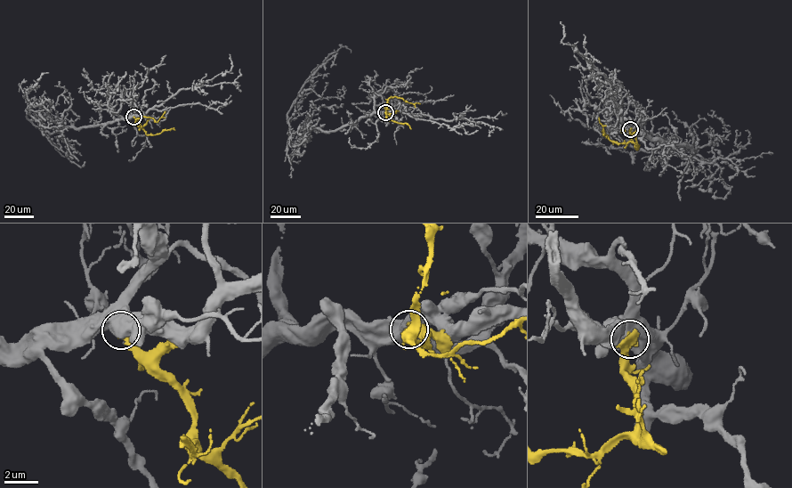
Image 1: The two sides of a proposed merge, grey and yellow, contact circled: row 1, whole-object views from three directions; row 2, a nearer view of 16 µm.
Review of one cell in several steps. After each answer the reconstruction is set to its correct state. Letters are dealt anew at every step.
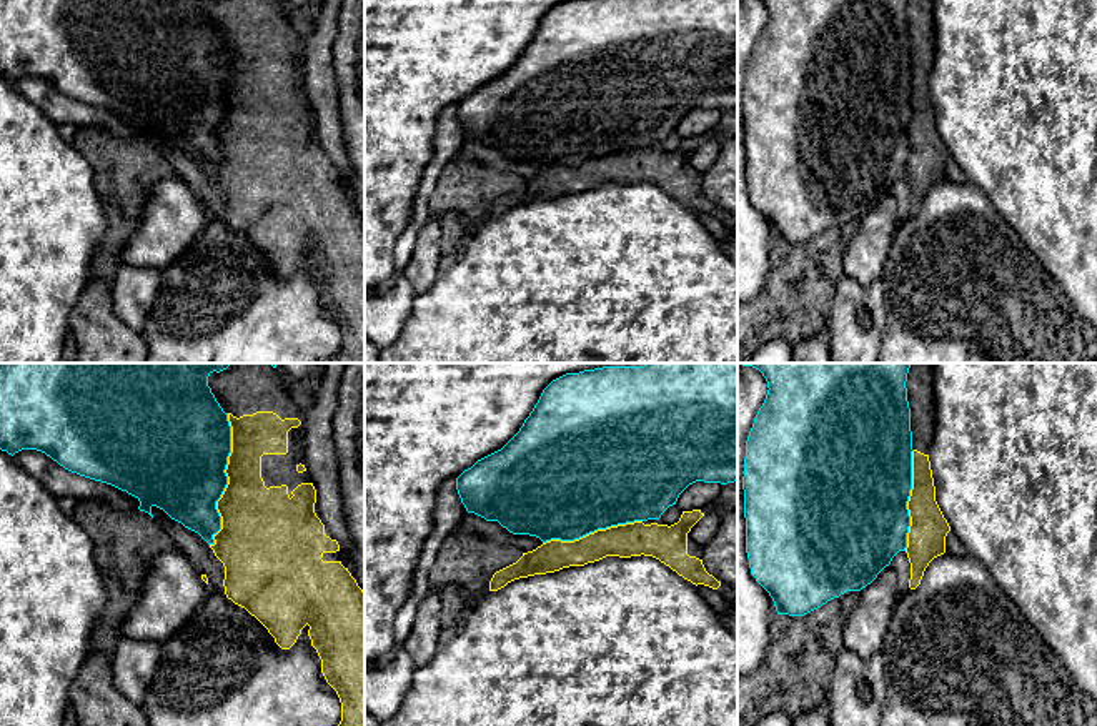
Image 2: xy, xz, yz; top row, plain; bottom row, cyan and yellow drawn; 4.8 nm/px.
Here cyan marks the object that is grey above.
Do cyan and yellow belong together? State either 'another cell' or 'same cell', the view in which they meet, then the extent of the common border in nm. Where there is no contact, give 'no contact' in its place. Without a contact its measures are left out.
another cell | xy | 650 nm

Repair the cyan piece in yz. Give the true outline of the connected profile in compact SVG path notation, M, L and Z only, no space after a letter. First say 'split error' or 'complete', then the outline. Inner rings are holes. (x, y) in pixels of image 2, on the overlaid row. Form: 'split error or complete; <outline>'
complete; M741 363L762 373L767 395L759 408L746 441L744 458L744 518L746 553L751 574L769 593L777 614L804 616L847 591L861 591L907 548L911 516L907 501L912 490L912 431L907 401L907 373L912 363Z

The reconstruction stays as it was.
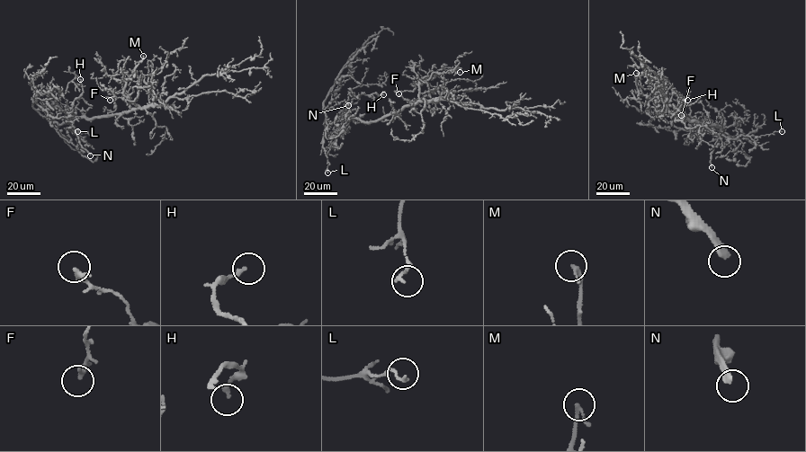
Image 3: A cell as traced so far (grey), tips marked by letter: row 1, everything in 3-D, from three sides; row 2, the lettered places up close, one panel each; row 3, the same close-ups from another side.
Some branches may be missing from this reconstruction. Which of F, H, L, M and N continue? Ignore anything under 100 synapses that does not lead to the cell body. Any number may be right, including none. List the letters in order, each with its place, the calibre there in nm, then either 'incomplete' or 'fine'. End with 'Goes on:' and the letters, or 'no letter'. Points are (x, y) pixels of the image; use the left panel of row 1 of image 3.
F: at (110, 100); 320 nm thick; fine
H: at (80, 79); 190 nm thick; fine
L: at (77, 131); 140 nm thick; fine
M: at (143, 56); 190 nm thick; fine
N: at (90, 155); 280 nm thick; incomplete
Goes on: N

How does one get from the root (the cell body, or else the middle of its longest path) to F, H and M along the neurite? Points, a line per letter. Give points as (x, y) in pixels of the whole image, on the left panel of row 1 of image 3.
F: (108, 116), (130, 108), (129, 93), (123, 90), (110, 100)
H: (108, 116), (69, 119), (67, 112), (72, 112), (72, 101), (83, 92), (80, 79)
M: (108, 116), (136, 108), (138, 105), (130, 101), (123, 90), (143, 56)

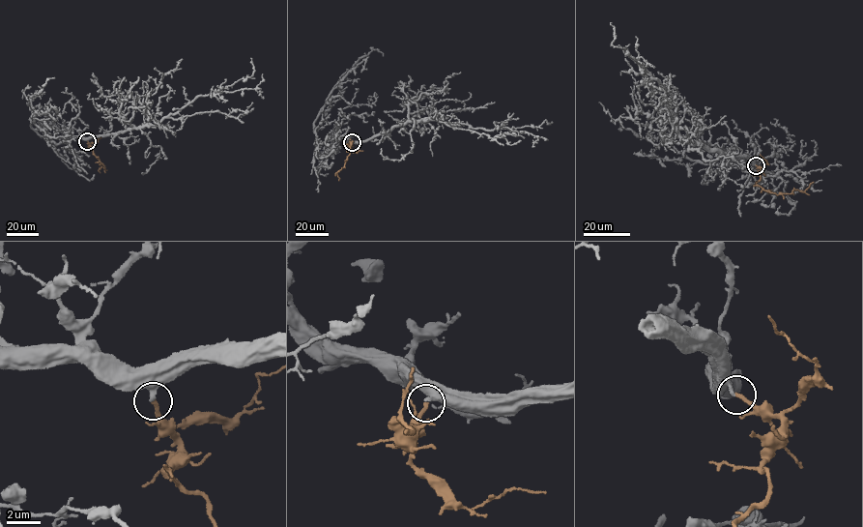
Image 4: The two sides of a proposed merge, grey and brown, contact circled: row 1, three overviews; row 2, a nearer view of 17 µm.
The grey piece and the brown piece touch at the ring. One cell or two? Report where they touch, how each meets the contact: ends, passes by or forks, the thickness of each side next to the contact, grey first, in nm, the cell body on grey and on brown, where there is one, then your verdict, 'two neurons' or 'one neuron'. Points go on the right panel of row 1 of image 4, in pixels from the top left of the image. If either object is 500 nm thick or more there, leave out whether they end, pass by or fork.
place (756, 165); grey ends; brown ends; calibres 280 and 240 nm; soma grey none; soma brown none; one neuron

